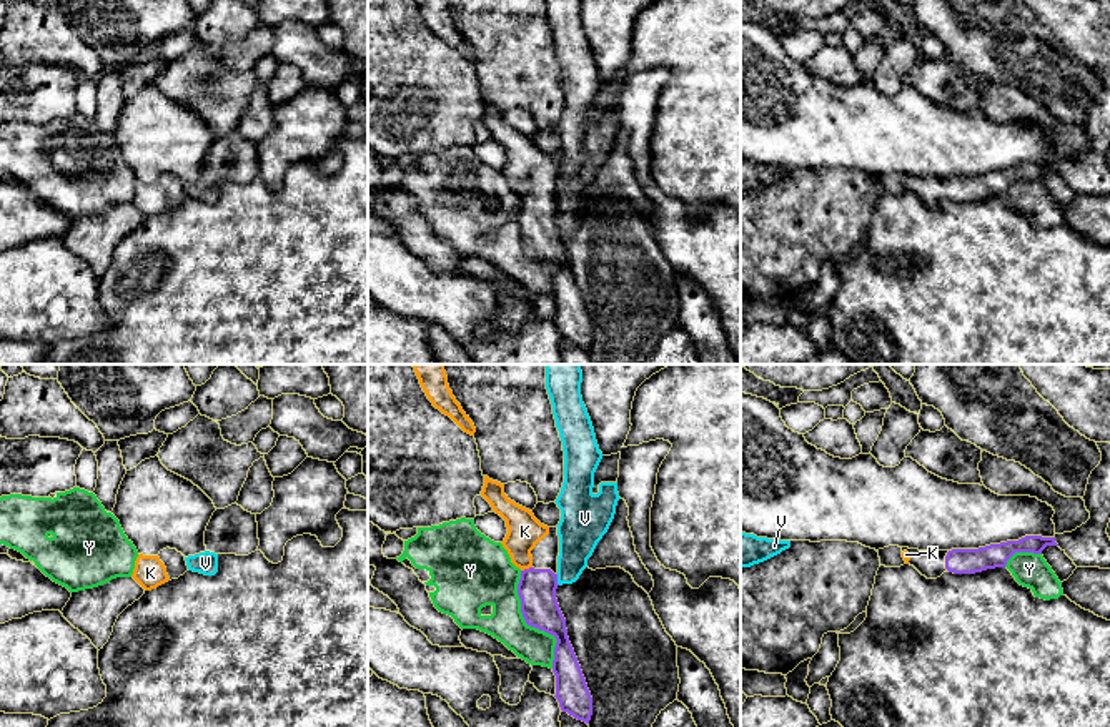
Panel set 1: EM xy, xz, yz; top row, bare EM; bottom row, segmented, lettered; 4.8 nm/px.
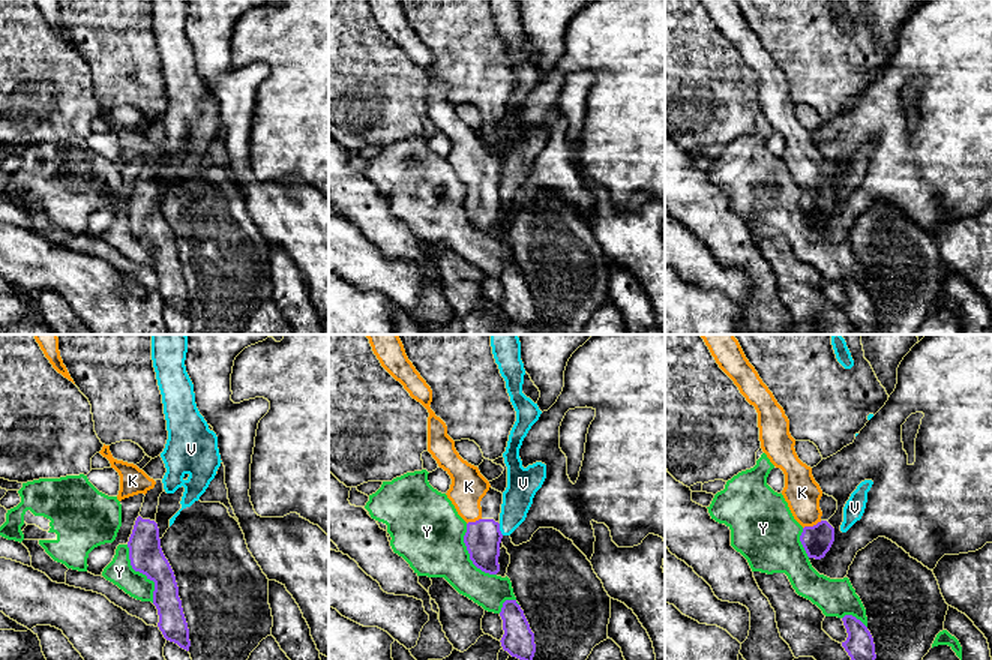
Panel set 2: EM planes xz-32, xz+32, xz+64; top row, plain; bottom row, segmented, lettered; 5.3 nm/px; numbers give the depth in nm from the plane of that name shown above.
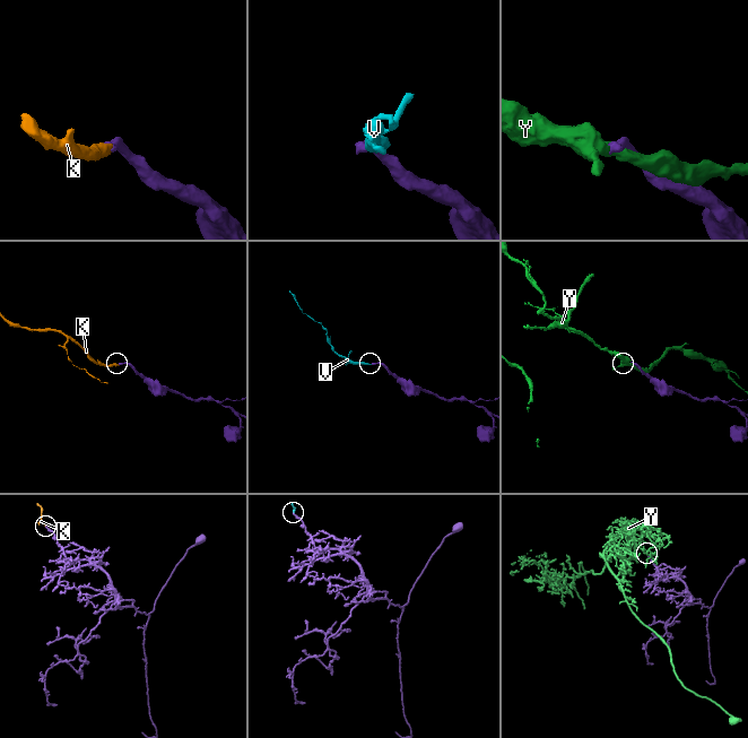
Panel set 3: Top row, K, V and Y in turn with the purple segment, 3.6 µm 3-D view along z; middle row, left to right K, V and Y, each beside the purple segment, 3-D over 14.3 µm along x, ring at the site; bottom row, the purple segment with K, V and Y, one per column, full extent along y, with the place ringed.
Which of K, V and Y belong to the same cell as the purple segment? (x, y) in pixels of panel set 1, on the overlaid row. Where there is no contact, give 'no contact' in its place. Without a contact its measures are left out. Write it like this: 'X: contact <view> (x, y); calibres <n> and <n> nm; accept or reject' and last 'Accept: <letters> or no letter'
K: contact xz (526, 569); calibres 190 and 170 nm; accept
V: contact xz (556, 579); calibres 190 and 190 nm; reject
Y: contact xz (530, 624); calibres 190 and 200 nm; reject
Accept: K

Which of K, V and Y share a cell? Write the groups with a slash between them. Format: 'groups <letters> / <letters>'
groups K / V / Y

